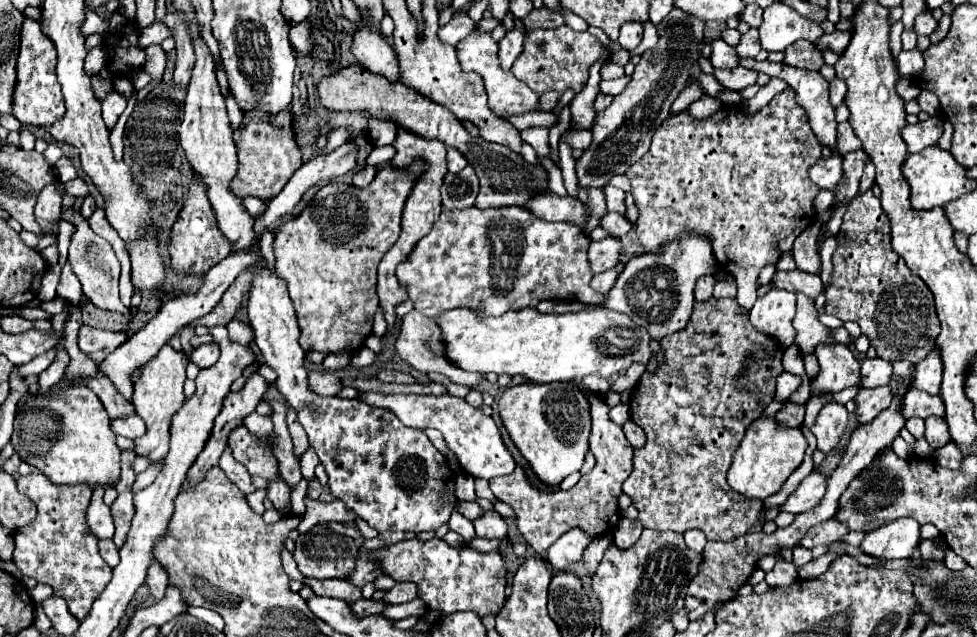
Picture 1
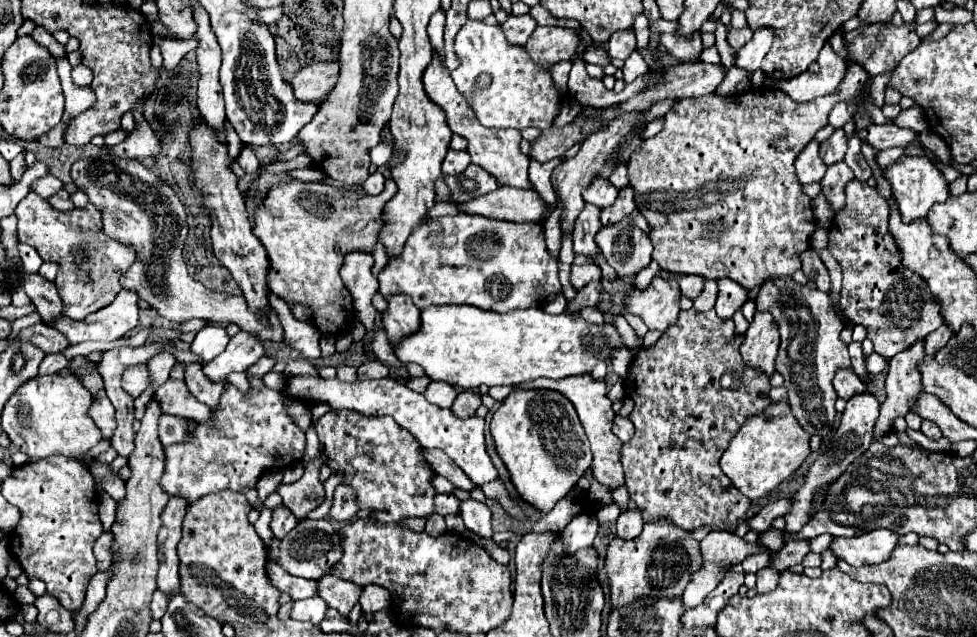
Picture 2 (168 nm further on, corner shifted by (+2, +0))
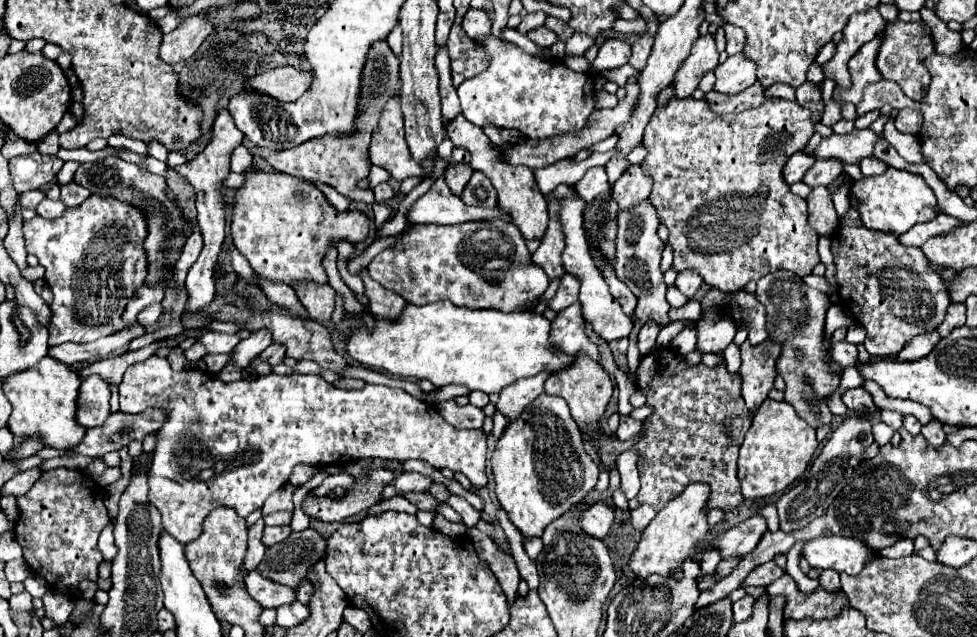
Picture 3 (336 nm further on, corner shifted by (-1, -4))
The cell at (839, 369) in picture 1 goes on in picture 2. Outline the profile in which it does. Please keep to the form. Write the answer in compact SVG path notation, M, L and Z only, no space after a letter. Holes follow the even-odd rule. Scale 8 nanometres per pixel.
M840 368L834 376L834 388L836 388L836 394L844 400L852 398L854 394L862 394L866 392L866 384L860 382L860 378L852 372L852 370L846 370L846 368Z

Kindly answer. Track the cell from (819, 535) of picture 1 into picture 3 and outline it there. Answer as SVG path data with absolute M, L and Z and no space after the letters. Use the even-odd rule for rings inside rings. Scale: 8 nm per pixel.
M769 562L769 564L761 564L761 566L757 566L753 572L749 572L749 576L745 578L745 582L743 582L743 588L747 588L747 586L761 586L761 588L765 588L765 586L769 586L771 582L775 582L777 578L781 578L785 572L775 564L775 562Z

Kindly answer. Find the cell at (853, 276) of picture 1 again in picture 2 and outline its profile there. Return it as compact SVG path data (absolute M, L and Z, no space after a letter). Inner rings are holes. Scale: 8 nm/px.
M852 180L846 186L846 208L836 214L830 226L828 250L844 274L840 312L852 324L866 328L876 354L892 358L940 328L942 316L926 282L900 266L898 248L894 248L894 238L888 230L888 212L890 208L876 188Z

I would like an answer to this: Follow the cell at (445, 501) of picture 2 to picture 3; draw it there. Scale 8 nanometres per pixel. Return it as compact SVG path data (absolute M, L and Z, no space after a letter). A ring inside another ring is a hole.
M407 492L407 494L403 494L403 498L407 498L409 502L413 502L419 510L429 510L429 512L435 512L437 500L435 500L429 492Z

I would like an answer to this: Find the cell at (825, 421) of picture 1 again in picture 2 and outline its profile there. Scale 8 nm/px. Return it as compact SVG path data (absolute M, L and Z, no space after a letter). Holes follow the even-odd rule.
M790 276L766 280L760 294L756 296L756 306L758 310L772 312L778 320L782 342L776 370L786 378L784 386L788 390L792 414L798 418L800 426L808 434L818 434L826 438L832 432L836 420L836 390L832 386L834 372L838 368L852 368L848 346L840 340L844 324L836 318L826 292L800 286Z

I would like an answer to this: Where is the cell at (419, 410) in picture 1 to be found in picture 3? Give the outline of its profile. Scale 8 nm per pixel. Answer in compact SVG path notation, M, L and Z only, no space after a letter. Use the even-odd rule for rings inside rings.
M151 356L149 360L125 370L119 384L119 406L125 414L139 414L145 408L161 408L167 412L167 420L155 434L157 444L147 472L149 502L161 512L163 530L175 536L181 544L197 540L203 532L205 518L219 506L233 508L241 518L259 510L275 490L287 484L293 466L301 462L321 468L329 464L349 464L351 458L425 460L437 470L449 468L465 474L473 486L487 486L487 438L483 430L453 428L433 406L409 396L401 388L365 384L361 390L339 390L321 376L297 372L289 376L277 376L271 372L253 380L241 378L225 384L219 376L209 376L199 368L175 372L167 358Z

